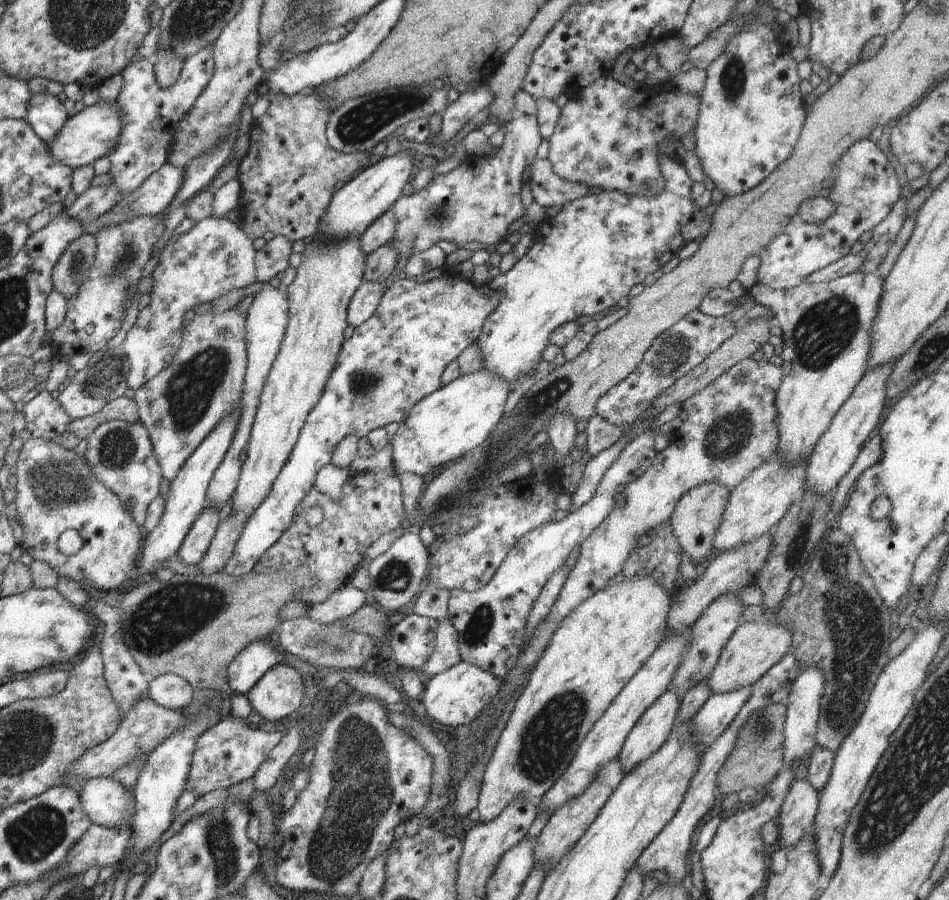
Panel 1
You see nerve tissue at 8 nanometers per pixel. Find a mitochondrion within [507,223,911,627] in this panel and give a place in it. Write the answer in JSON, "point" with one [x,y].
{"point":[825,330]}

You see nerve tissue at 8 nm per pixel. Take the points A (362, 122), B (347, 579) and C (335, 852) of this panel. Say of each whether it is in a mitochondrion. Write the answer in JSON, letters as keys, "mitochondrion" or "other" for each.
{"A":"mitochondrion","B":"other","C":"mitochondrion"}

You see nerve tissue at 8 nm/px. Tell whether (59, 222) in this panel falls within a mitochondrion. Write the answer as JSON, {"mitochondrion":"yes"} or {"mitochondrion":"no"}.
{"mitochondrion":"no"}

